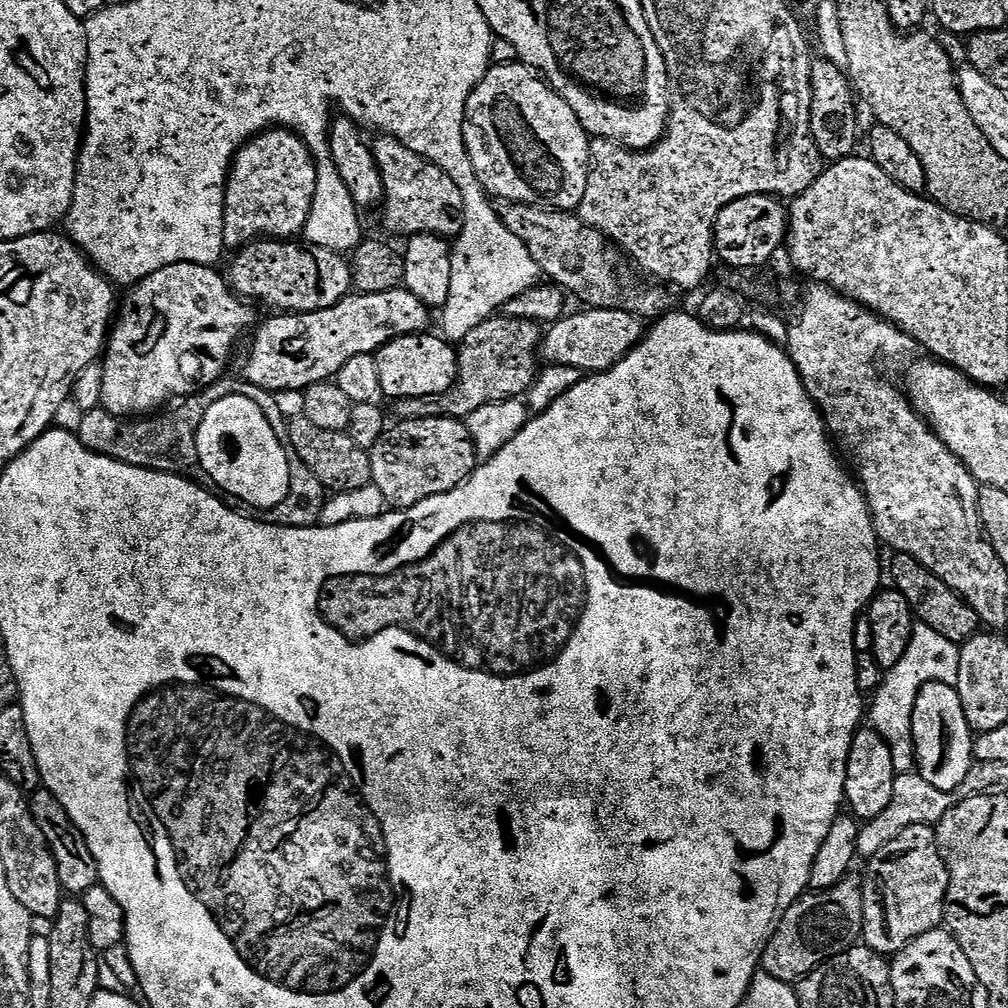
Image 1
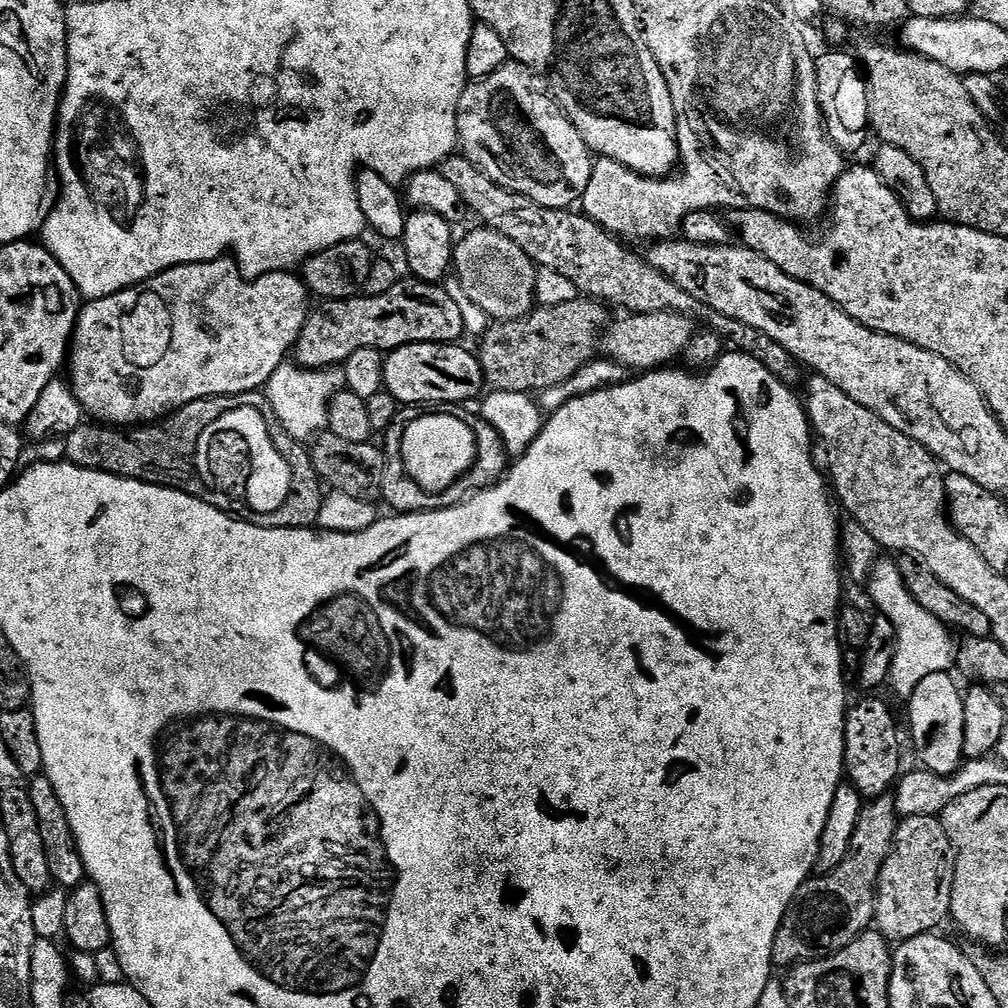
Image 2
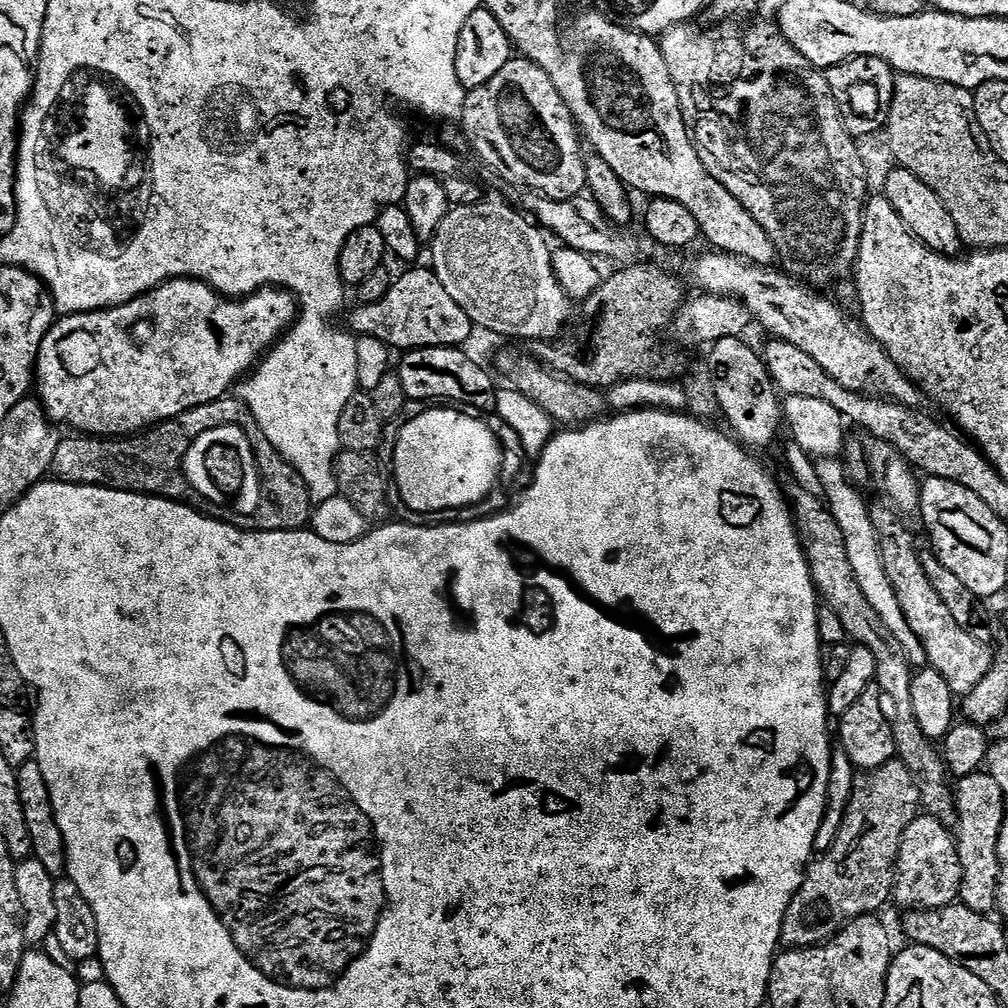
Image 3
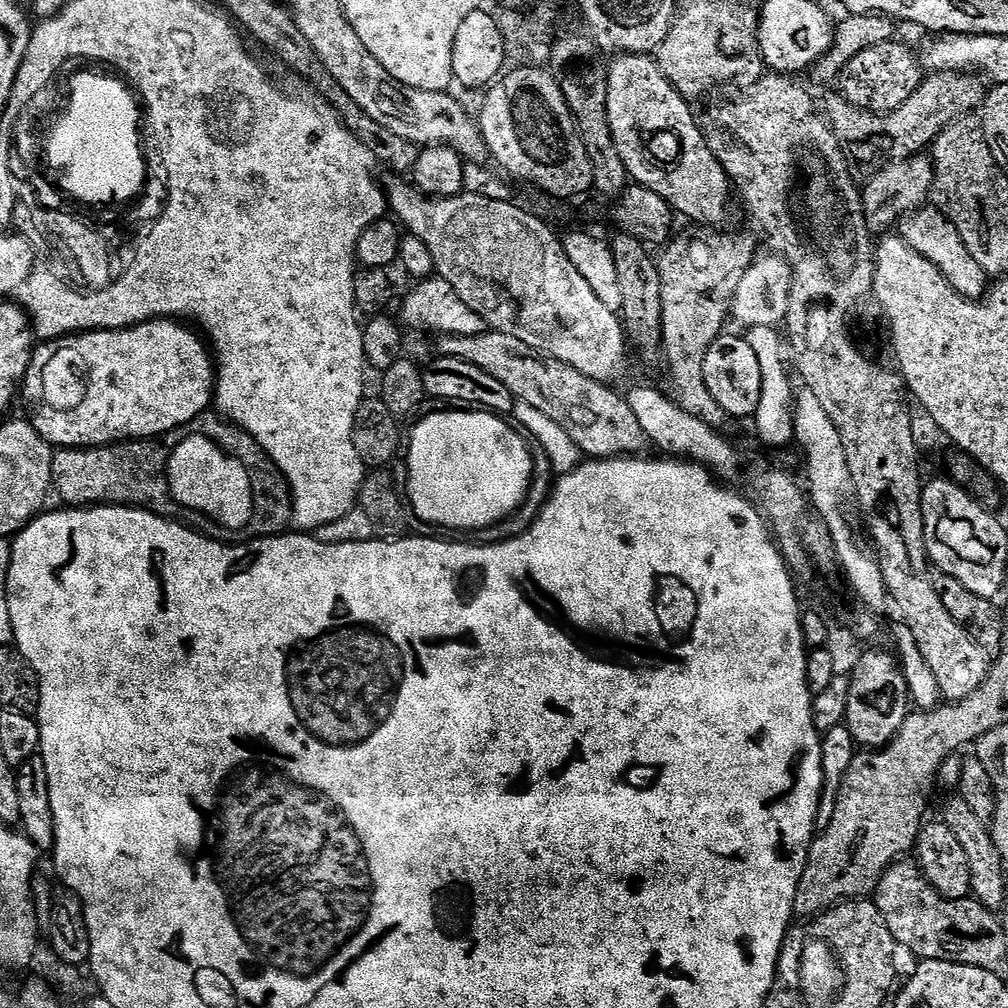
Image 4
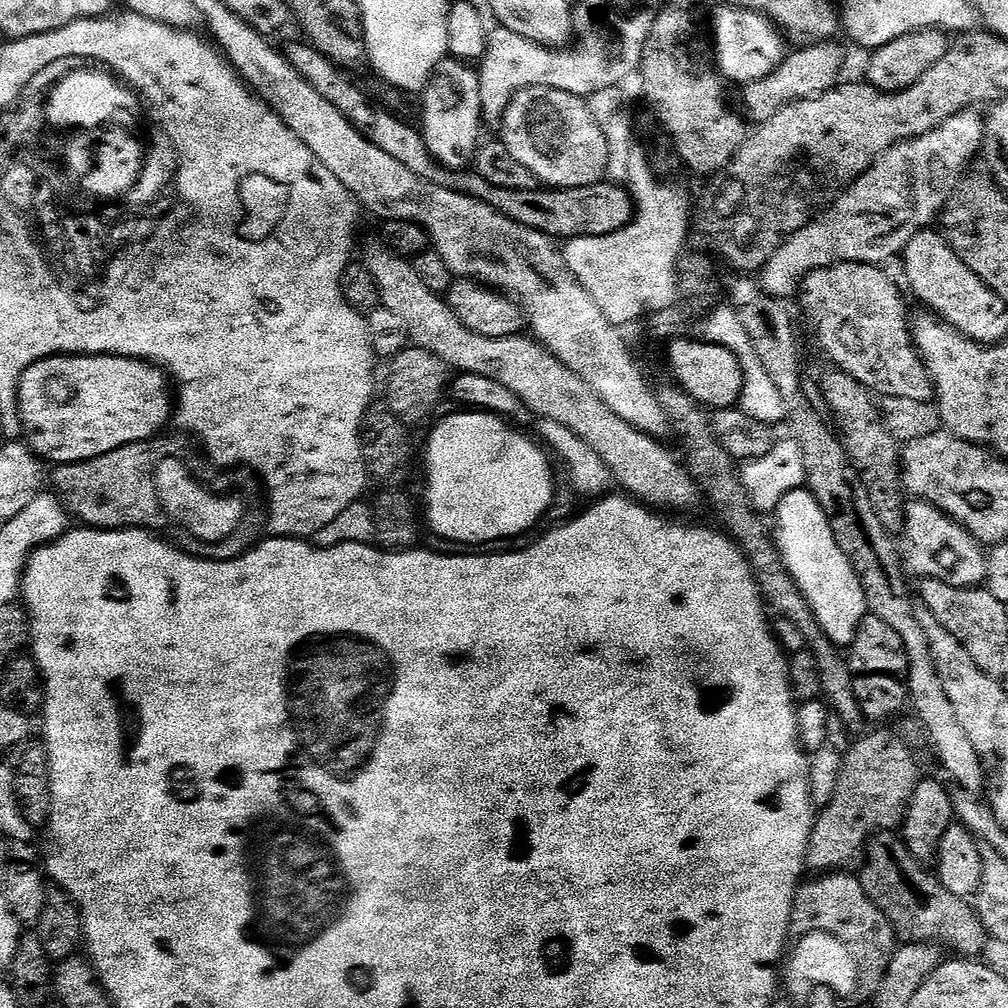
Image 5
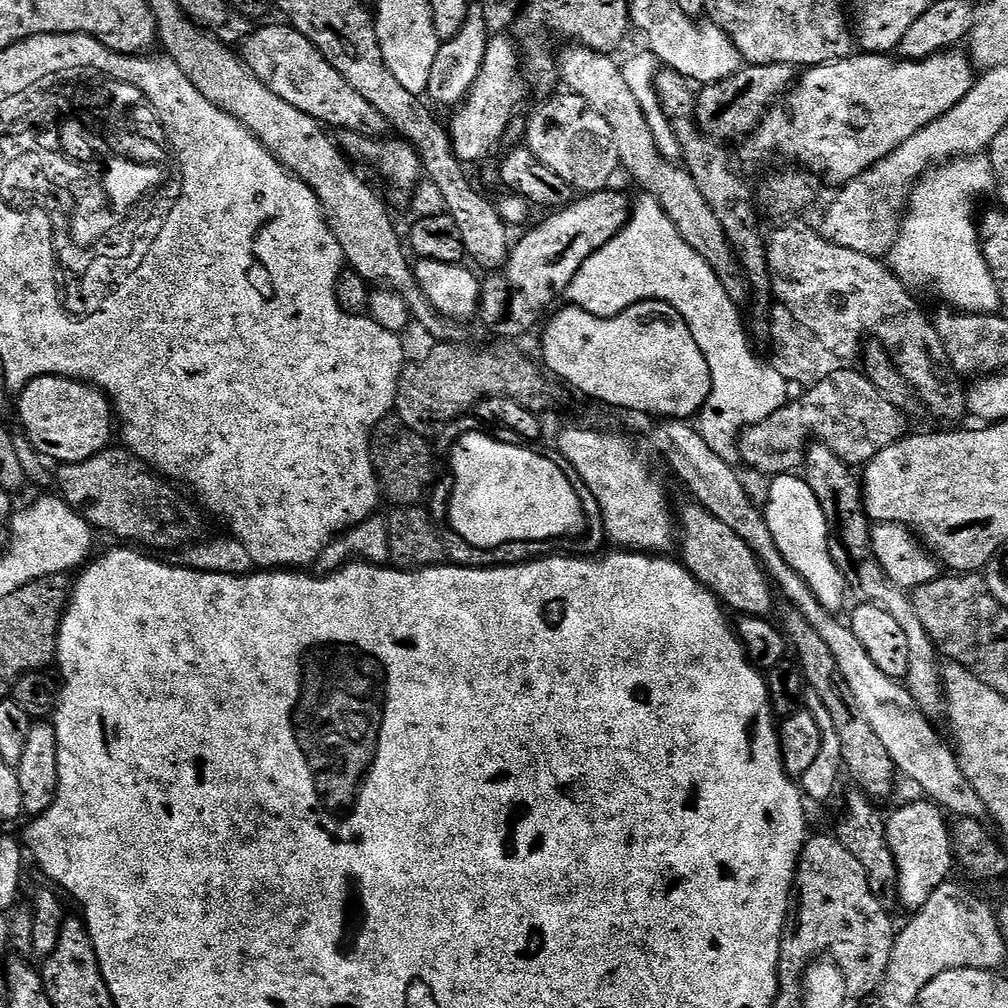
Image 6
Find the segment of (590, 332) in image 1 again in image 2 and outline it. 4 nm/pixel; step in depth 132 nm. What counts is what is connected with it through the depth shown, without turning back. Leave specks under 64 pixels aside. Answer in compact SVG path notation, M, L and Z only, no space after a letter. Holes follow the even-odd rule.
M638 313L636 315L625 315L624 318L625 320L620 320L617 324L615 321L615 323L603 333L602 352L607 359L622 365L622 367L636 374L643 374L659 369L661 366L671 365L668 364L671 360L679 361L681 357L683 357L686 346L692 341L694 335L694 329L692 329L692 327L694 327L694 321L682 313Z

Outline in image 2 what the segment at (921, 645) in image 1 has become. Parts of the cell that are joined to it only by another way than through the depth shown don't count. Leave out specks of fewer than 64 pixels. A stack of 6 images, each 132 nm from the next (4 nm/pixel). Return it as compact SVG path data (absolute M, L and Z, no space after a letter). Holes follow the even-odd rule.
M877 559L876 565L873 566L866 591L872 599L873 606L877 608L875 611L888 618L896 631L895 652L887 687L889 689L892 687L893 694L902 702L908 702L914 690L930 674L948 672L955 665L958 648L954 640L952 644L953 633L946 625L937 616L930 614L930 610L922 610L922 606L918 606L918 602L912 597L902 578L899 563L895 559L884 559Z

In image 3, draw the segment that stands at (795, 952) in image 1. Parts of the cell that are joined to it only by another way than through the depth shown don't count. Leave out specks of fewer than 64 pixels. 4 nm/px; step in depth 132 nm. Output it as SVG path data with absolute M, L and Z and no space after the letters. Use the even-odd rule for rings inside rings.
M894 758L881 768L861 771L854 782L854 790L844 815L842 830L831 852L823 853L808 865L802 886L786 910L780 931L781 945L788 948L818 947L839 936L851 920L857 920L859 916L879 913L879 908L887 900L891 901L894 896L896 859L900 854L906 826L910 826L910 822L914 822L914 818L921 815L921 812L918 786L914 786L914 778L901 760Z

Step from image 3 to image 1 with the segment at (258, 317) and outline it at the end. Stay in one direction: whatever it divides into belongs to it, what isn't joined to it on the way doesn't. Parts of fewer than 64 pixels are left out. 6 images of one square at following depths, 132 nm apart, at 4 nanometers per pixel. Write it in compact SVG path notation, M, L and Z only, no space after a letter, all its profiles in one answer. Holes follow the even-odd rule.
M275 126L262 132L260 135L248 141L239 152L236 153L235 160L232 161L232 168L228 171L228 184L224 187L224 242L229 249L239 250L245 244L255 241L257 238L296 238L301 235L306 226L306 218L310 216L310 206L314 202L314 190L316 189L316 162L312 159L312 152L301 136L287 128L277 128ZM175 264L150 274L145 280L135 281L127 289L128 297L125 300L123 297L122 311L115 317L102 356L104 373L100 403L106 411L115 416L140 418L149 410L159 409L177 398L193 396L225 379L227 372L224 371L232 360L232 351L240 335L251 333L258 319L253 305L237 296L227 279L216 271L207 264Z

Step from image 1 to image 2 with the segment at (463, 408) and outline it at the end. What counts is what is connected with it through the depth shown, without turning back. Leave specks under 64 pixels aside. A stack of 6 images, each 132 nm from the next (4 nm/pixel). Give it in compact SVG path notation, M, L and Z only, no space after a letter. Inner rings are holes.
M577 298L574 302L562 302L562 306L537 307L521 320L496 322L489 327L479 341L478 359L484 379L497 392L526 392L539 394L548 387L558 386L573 378L584 366L597 359L602 344L602 333L609 327L609 309L601 301Z

